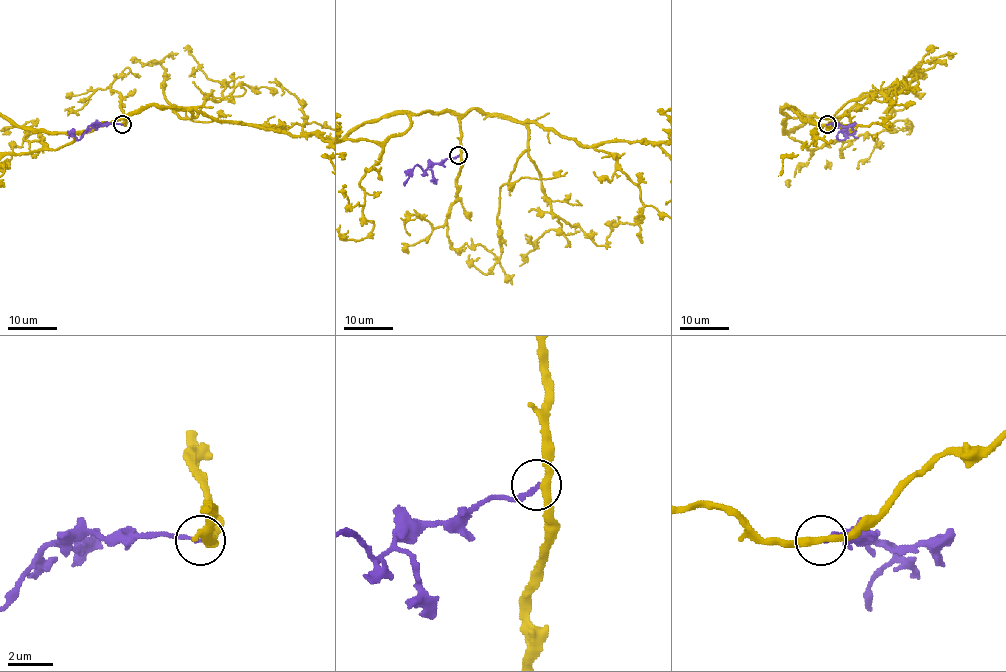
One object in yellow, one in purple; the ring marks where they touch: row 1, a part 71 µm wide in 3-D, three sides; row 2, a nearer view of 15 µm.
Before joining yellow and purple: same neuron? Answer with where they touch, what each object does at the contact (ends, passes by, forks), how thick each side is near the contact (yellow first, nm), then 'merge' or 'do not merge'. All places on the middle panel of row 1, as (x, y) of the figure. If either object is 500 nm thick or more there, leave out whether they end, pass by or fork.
place (458, 155); yellow passes by; purple ends; calibres 300 and 190 nm; merge

